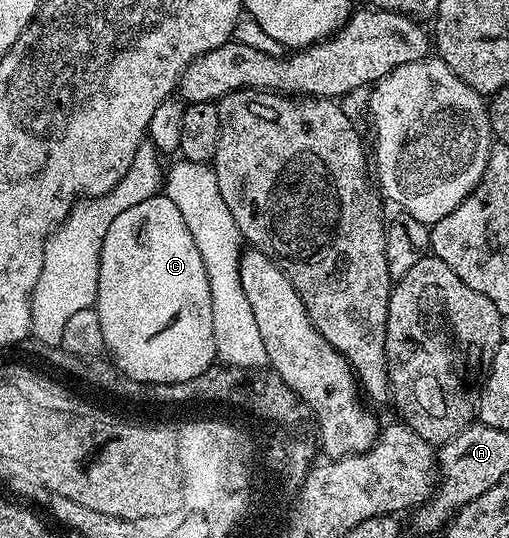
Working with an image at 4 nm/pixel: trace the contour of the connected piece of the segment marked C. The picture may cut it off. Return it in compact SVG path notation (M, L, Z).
M158 193L152 195L147 201L139 201L139 205L131 205L131 209L119 213L111 229L107 229L107 237L103 237L103 249L99 261L99 289L97 290L96 309L99 313L99 325L105 327L105 340L107 349L113 351L117 363L129 371L129 375L137 375L137 379L189 379L189 375L197 375L201 367L209 363L209 355L213 355L213 335L209 335L209 322L211 321L211 285L207 285L207 269L203 269L203 257L199 257L199 249L195 245L195 237L191 237L191 229L183 221L183 213L175 201L171 201Z

